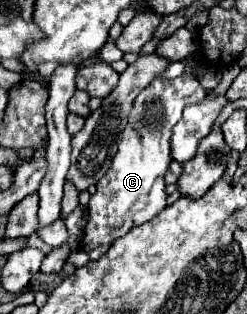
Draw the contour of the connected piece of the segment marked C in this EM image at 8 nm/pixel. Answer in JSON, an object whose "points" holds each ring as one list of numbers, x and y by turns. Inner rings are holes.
{"points":[[179,76,173,80,153,80,133,102,129,122,123,130,119,150,113,156,111,168,97,182,97,192,89,200,89,220,83,230,81,246,91,260,101,258,107,248,125,236,133,222,157,216,167,204,165,174,171,164,171,130,181,120,187,104,197,104,205,98,205,88,193,76]]}

